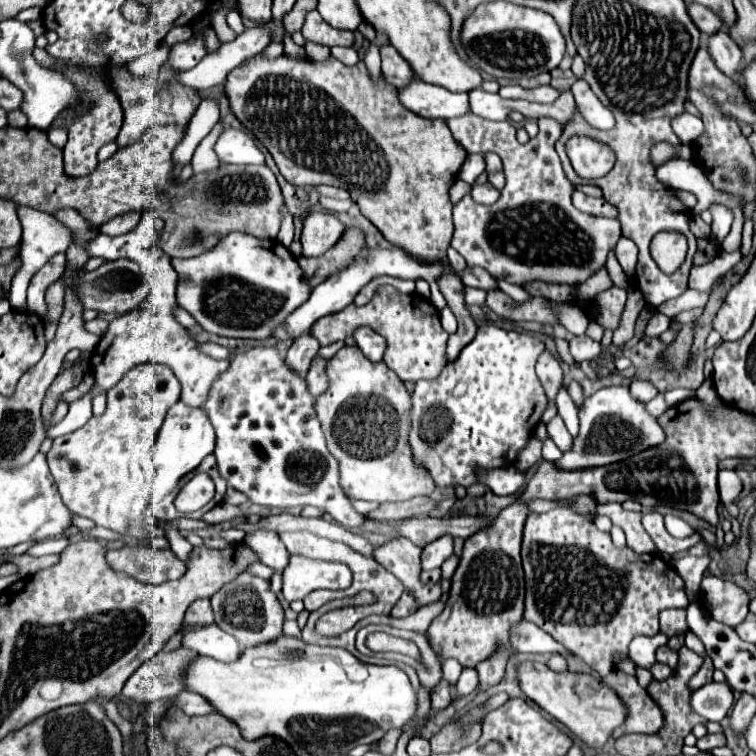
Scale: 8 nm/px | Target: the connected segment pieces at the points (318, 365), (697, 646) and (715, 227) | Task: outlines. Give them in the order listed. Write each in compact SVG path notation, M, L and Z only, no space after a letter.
M314 358L312 366L310 366L310 372L306 376L306 382L308 382L308 392L316 398L320 396L324 390L326 390L326 360L322 358Z
M686 632L686 646L692 650L692 652L696 652L698 656L706 656L706 650L704 650L704 644L702 644L702 640L698 640L698 636L694 636L694 632Z
M712 204L708 210L714 216L714 220L712 220L712 236L714 236L714 240L718 244L722 244L722 240L730 232L730 226L732 226L732 220L734 220L732 210L726 208L726 206L720 206L720 204Z

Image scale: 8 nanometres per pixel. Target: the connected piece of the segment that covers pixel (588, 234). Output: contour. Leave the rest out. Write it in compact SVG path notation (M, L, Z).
M474 112L450 118L446 120L446 126L468 154L494 152L500 156L504 167L506 183L498 202L494 202L492 206L474 204L474 200L468 194L458 204L454 204L452 248L456 248L456 252L466 260L470 268L480 266L488 270L494 278L502 278L510 284L520 286L536 280L576 286L588 280L606 264L606 254L616 246L620 238L620 222L618 218L596 218L574 208L574 186L566 178L562 162L554 150L554 144L564 130L562 124L554 120L540 120L540 132L536 138L530 138L528 144L520 144L516 140L516 128L510 122L490 122Z

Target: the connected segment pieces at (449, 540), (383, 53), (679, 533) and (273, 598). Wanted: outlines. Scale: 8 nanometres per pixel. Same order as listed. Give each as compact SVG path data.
M440 536L438 540L430 542L422 550L422 570L434 570L440 568L446 558L454 554L454 538L452 536Z
M390 44L380 46L380 58L382 58L382 78L388 84L406 86L414 78L410 64Z
M666 514L664 520L666 520L666 530L668 530L674 538L686 538L686 536L692 536L692 534L694 534L692 526L688 526L682 518L678 518L678 516L674 516L674 514Z
M248 572L238 574L232 582L224 584L214 596L212 596L212 610L216 624L232 634L242 646L254 646L264 644L270 640L276 640L282 634L282 622L284 622L284 610L278 602L278 596L270 590L270 580L252 576Z

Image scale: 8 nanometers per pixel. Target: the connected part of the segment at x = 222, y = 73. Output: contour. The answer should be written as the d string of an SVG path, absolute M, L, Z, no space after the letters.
M254 26L242 32L236 40L222 44L218 50L206 54L192 70L186 70L178 76L180 84L208 90L222 84L230 70L234 70L242 60L262 52L270 44L270 30Z

